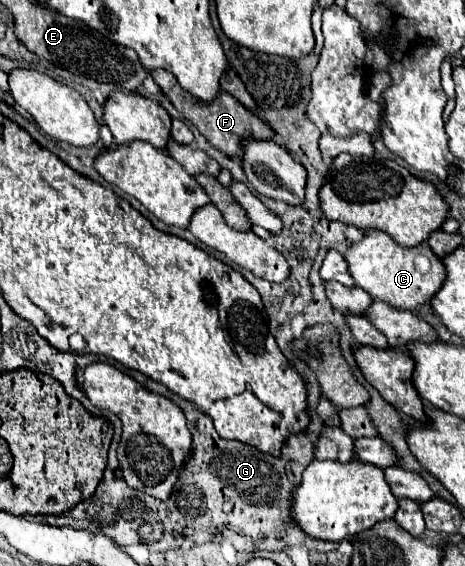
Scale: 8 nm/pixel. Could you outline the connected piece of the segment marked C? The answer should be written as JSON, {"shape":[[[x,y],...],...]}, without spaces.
{"shape":[[[370,230],[366,236],[352,244],[344,254],[350,274],[356,282],[356,286],[364,288],[374,300],[382,300],[398,310],[410,310],[416,312],[418,306],[432,300],[432,296],[440,290],[442,282],[446,280],[446,268],[442,260],[428,248],[404,248],[390,234],[382,230]]]}

